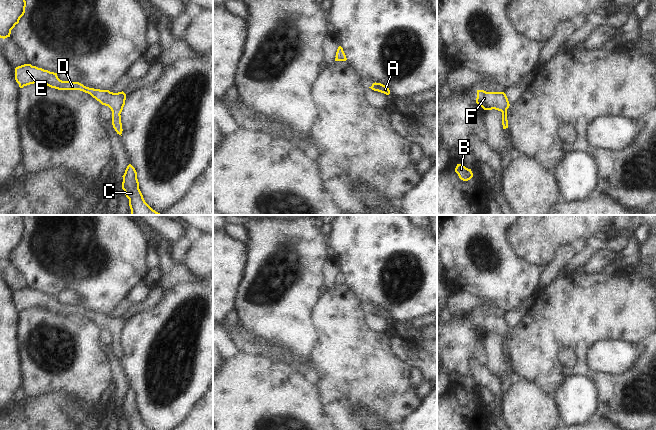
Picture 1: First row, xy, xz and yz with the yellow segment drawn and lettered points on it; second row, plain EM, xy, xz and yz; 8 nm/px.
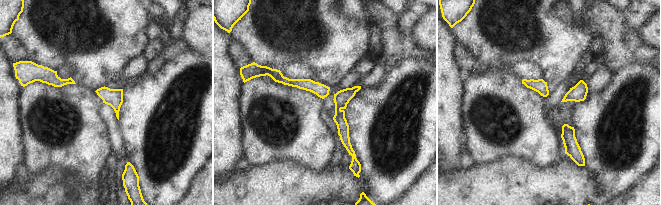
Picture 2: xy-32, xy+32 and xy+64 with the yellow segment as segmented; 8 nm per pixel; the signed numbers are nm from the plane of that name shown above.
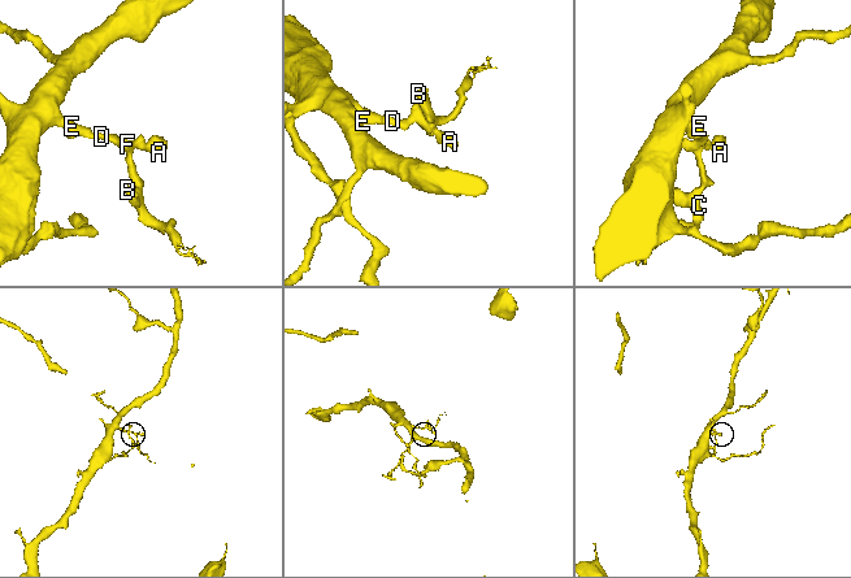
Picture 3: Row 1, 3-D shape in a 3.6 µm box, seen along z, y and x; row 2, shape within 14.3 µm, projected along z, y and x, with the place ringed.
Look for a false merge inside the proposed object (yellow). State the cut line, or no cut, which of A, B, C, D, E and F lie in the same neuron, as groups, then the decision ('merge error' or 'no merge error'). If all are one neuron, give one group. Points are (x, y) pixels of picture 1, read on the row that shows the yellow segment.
cut none; groups A B C D E F; no merge error

